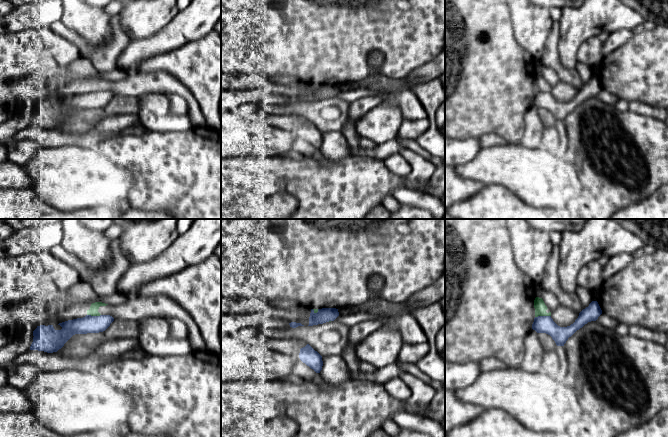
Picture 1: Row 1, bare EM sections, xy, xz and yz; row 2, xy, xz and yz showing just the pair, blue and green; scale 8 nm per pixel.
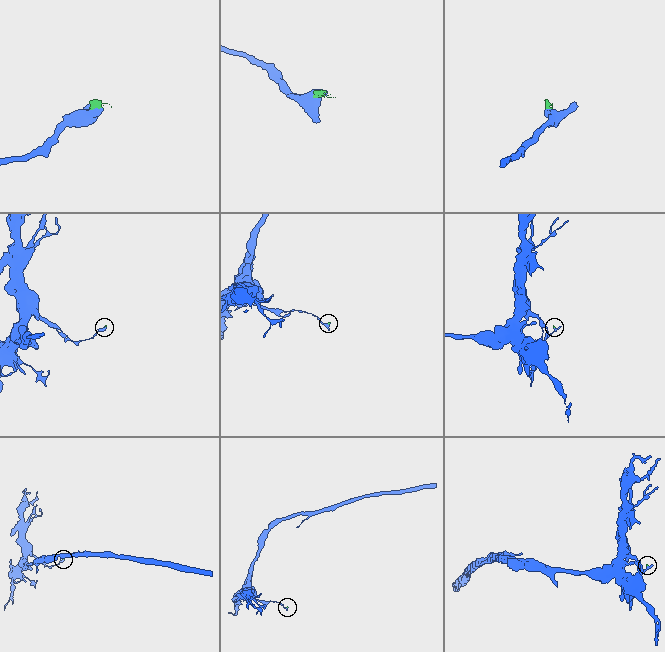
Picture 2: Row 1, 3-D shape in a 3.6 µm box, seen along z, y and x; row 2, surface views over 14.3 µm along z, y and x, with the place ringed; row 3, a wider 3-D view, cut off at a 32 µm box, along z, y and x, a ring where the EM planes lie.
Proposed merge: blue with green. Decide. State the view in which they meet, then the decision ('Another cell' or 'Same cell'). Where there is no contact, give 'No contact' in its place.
Touches blue in yz. Another cell

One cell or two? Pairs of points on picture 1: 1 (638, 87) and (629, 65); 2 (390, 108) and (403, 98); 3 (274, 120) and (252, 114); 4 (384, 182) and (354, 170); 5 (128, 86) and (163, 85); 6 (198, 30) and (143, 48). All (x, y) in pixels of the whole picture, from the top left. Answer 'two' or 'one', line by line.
1: one
2: two
3: one
4: one
5: one
6: one

